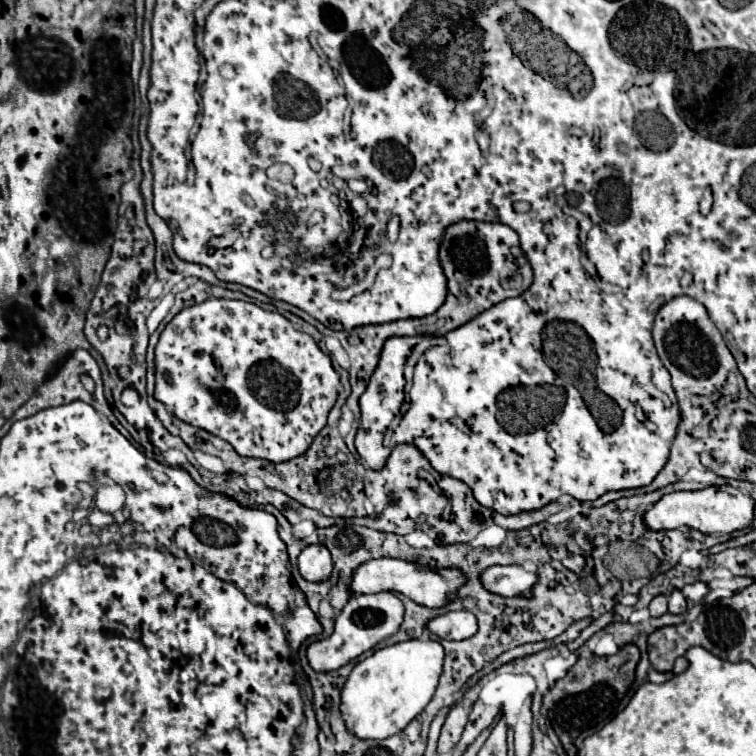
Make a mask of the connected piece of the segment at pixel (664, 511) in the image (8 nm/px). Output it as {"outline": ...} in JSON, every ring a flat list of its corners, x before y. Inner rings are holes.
{"outline":[[708,486,694,492,670,492,662,496,656,504,652,504,642,522,648,530,662,532,662,530,678,530,680,526,694,528,702,534,716,534,716,532,736,532,750,524,754,512,754,500,748,494,742,494,738,488,732,486]]}

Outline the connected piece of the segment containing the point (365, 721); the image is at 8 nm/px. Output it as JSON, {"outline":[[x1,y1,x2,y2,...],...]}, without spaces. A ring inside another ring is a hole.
{"outline":[[406,640,376,650,358,662,344,688,340,714,348,732,360,740,380,740,402,732,432,700,442,672,444,648,436,640]]}

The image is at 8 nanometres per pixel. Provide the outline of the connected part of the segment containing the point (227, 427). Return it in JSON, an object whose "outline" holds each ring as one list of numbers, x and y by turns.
{"outline":[[210,298,202,304,196,304,196,306,190,306,190,308,184,308,182,312,178,312,168,324,166,328,162,330,160,334,160,340,156,344,156,392,154,396,164,402,166,406,174,406,174,414,196,426,196,428,204,428,208,430,210,434,214,436,220,436,224,438,226,442,230,442,236,452,240,456,252,456,252,458,264,458,268,462,284,462,284,460,292,460,300,454,304,454,308,450,308,446,312,444,314,436,326,426,326,418,328,418,328,412,330,408,334,406,336,402,336,386,340,382,340,376,338,372,332,368,332,362,330,362,330,356,326,356,318,344,314,342,314,338,306,332,300,332,300,330,294,330,292,324,278,312,270,312,270,310,264,310,264,308,258,308,256,304,250,304,250,302,240,302,240,300,224,300,224,298]]}

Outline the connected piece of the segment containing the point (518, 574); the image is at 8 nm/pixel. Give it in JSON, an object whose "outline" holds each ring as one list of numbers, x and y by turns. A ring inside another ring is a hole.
{"outline":[[490,566,480,574,482,586,498,596,516,596,534,586,536,574,522,566]]}

